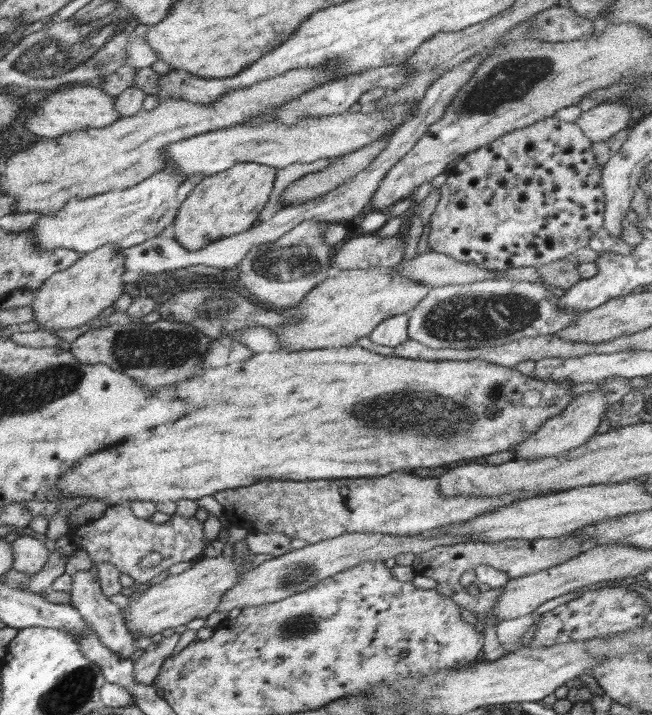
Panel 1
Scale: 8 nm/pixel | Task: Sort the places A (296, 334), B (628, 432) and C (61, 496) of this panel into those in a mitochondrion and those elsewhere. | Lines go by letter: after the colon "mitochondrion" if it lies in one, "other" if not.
A: other
B: other
C: other

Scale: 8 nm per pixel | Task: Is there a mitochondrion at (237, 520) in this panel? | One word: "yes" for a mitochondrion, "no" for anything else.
no

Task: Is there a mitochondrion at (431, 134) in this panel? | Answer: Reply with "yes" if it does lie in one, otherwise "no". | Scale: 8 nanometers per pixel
no

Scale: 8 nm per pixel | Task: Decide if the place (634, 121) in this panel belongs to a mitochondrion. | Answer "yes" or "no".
no

